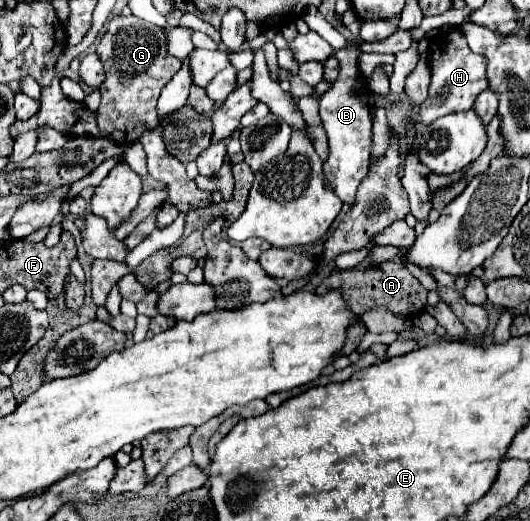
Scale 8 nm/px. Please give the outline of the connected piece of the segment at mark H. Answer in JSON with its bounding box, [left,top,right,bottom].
[416,30,488,124]

